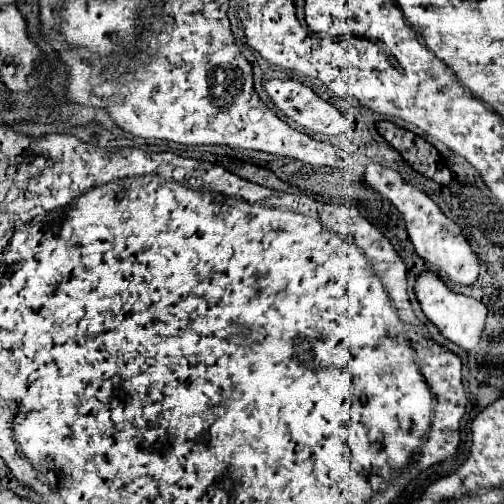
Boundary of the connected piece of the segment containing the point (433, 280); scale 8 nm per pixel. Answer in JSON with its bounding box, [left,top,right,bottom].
[415,270,487,350]

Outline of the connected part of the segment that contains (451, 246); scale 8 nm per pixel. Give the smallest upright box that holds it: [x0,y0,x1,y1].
[365,164,479,286]

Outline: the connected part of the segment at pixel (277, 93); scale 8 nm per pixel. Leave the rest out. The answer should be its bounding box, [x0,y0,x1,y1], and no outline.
[265,80,353,136]

